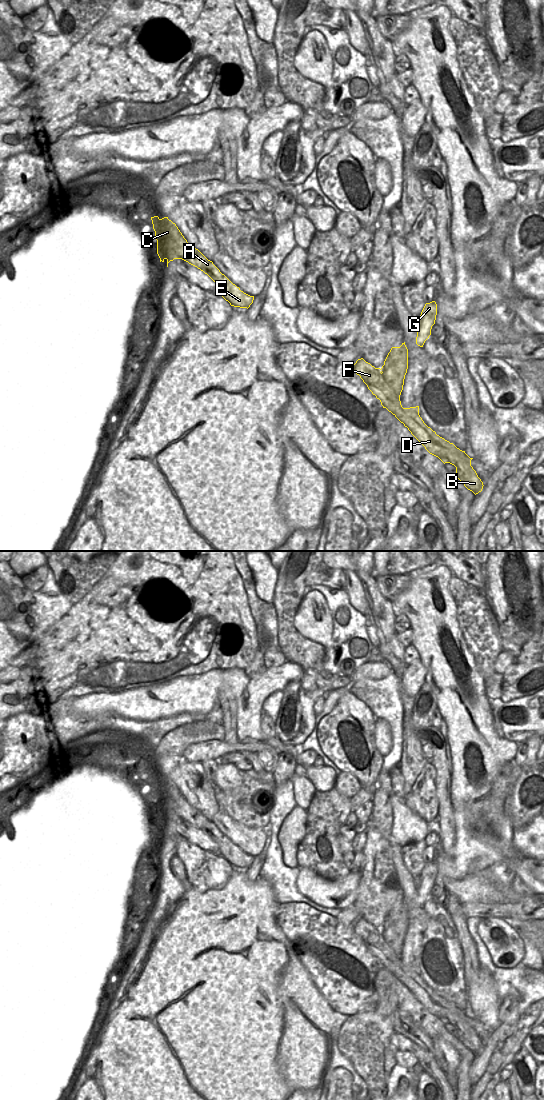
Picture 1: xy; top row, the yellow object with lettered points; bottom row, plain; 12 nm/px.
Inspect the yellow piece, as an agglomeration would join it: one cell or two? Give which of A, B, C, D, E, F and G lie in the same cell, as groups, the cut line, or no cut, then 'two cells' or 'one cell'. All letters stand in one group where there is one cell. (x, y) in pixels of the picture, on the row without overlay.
groups A B C D E F / G; cut xy (381, 933), (386, 943), (400, 954); two cells

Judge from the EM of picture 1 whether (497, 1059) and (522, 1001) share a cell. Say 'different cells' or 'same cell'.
different cells

